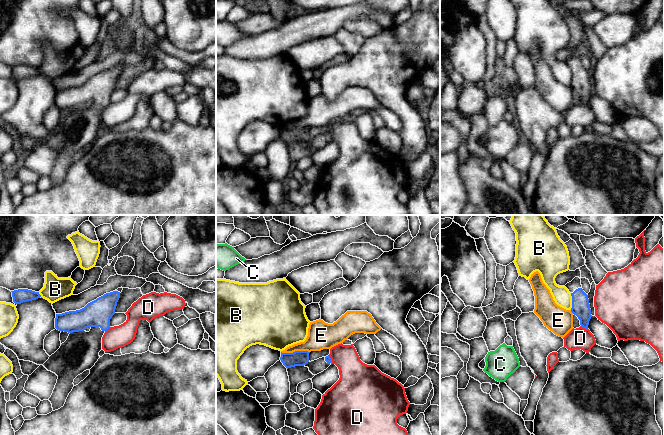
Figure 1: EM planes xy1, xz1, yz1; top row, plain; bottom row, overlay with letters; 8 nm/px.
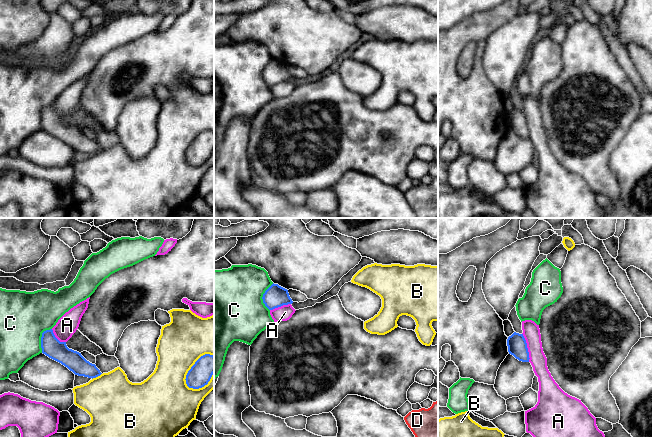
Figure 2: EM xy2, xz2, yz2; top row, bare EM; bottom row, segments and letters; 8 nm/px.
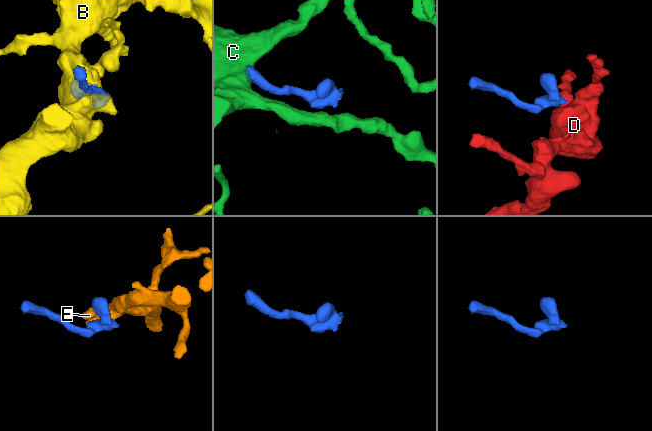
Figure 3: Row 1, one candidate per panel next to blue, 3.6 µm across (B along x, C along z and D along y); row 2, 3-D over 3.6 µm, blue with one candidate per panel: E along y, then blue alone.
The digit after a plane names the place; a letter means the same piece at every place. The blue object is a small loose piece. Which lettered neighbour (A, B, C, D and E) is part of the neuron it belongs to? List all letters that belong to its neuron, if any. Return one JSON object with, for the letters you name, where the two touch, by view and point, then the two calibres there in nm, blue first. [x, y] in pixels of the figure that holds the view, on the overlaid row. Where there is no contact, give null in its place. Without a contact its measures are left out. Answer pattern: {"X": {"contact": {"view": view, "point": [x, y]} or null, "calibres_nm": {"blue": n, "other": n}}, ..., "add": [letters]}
{"add": []}

